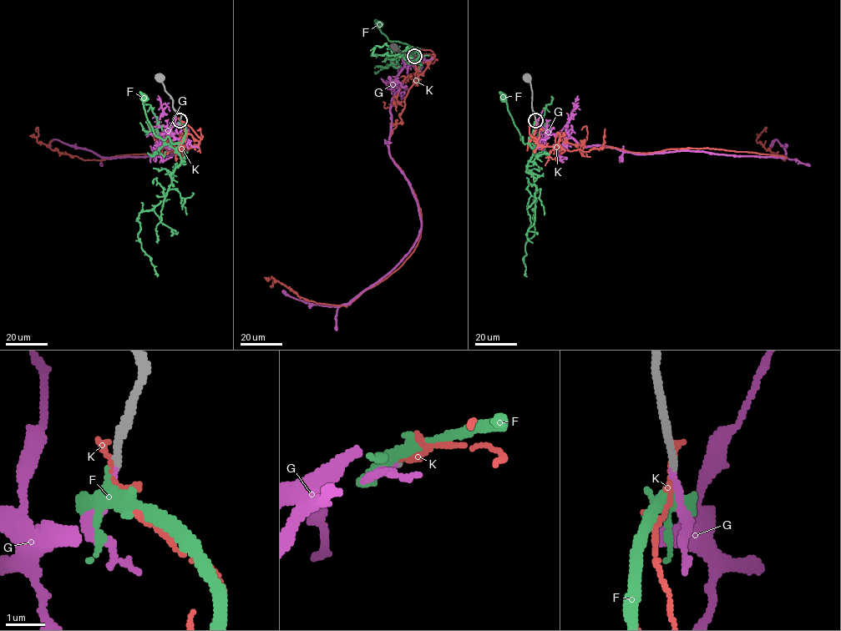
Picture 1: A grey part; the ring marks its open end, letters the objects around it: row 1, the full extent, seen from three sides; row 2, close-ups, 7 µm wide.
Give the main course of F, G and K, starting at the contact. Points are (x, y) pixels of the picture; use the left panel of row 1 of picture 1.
F: (179, 120), (185, 128), (183, 140), (174, 143), (168, 136), (162, 139), (155, 134), (147, 118), (144, 98)
G: (179, 120), (160, 134), (162, 138), (154, 152), (186, 152), (182, 154), (100, 157), (57, 139), (48, 148)
K: (179, 120), (197, 144), (101, 160), (52, 149), (36, 132)

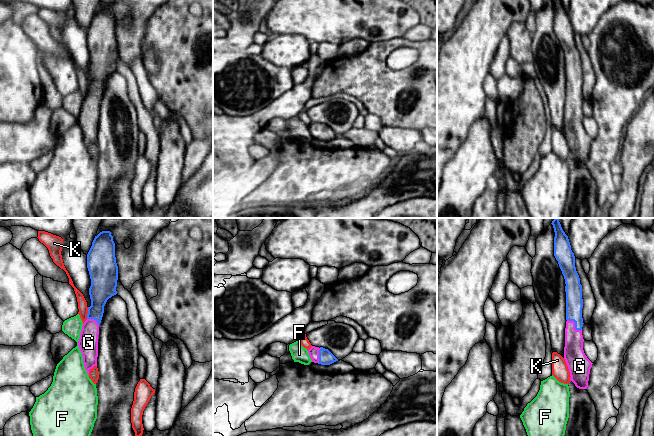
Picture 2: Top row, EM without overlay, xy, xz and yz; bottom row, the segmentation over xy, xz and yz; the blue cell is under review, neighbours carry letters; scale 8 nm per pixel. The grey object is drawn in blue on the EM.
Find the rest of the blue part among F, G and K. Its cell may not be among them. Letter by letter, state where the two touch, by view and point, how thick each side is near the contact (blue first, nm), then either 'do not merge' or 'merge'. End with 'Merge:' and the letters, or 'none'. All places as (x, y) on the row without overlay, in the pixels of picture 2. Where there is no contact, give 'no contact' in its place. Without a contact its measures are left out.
F: no contact; do not merge
G: meets blue in yz at (575, 101); 140 nm thick on the blue side, 170 nm on the other; merge
K: meets blue in xy at (88, 89); 200 nm thick on the blue side, 80 nm on the other; do not merge
Merge: G

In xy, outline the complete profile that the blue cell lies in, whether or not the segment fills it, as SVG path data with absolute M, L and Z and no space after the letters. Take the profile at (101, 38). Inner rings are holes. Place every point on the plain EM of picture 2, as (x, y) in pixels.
M102 7L95 12L87 30L87 44L91 55L91 82L88 83L87 96L82 101L78 122L89 152L89 146L97 142L99 101L104 82L109 74L117 70L118 42L110 7Z

